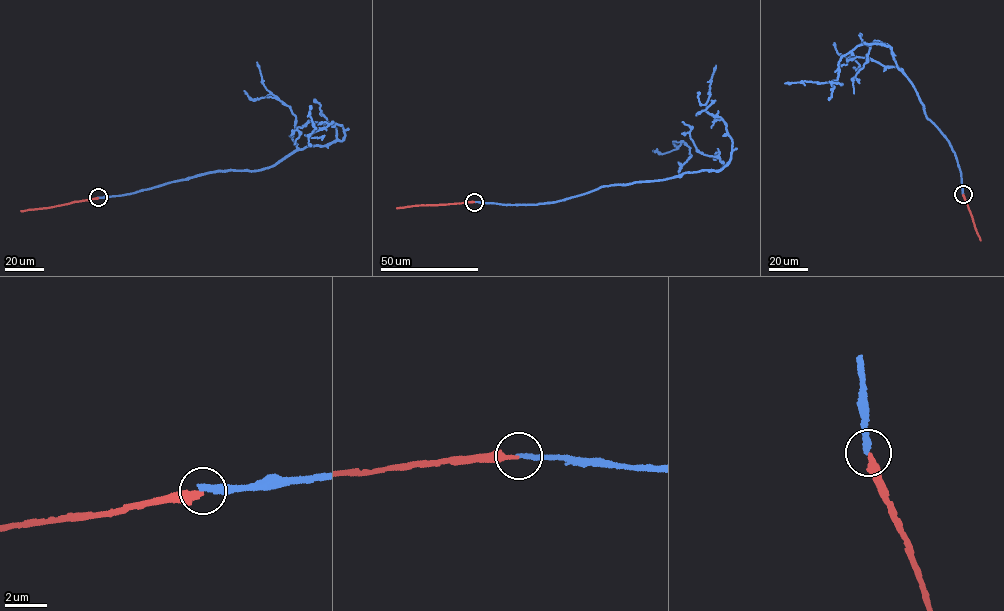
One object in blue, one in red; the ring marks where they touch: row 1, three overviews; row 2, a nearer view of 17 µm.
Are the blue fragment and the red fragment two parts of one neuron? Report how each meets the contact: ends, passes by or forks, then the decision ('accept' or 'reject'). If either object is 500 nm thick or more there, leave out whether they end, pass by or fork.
blue ends; red ends; reject

